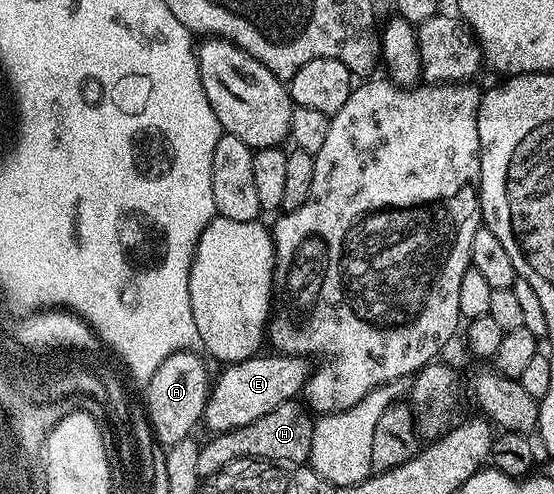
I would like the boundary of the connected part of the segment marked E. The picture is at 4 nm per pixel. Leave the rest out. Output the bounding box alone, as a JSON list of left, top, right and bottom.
[202,352,309,435]

